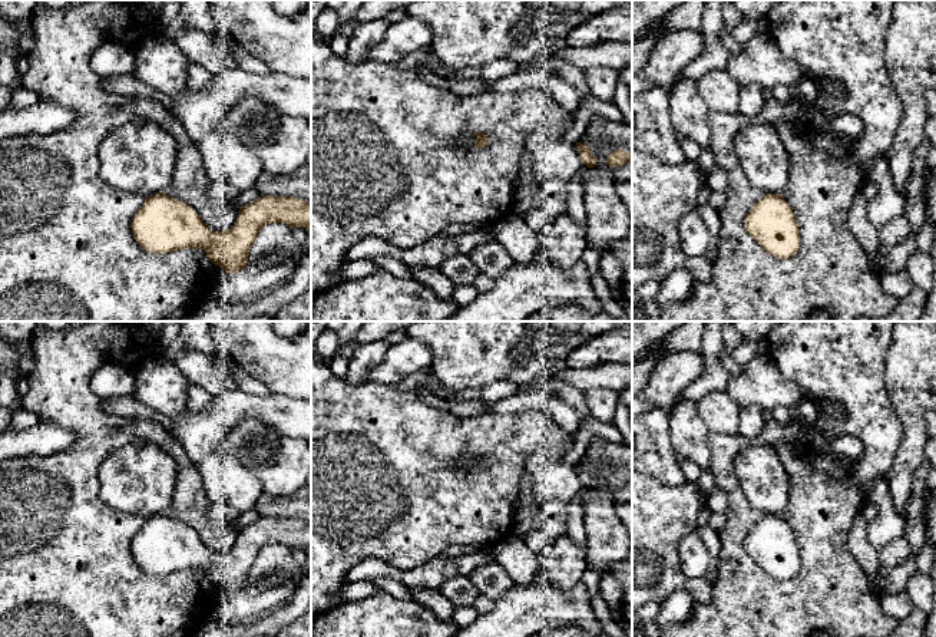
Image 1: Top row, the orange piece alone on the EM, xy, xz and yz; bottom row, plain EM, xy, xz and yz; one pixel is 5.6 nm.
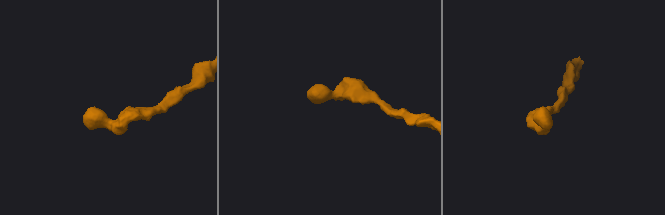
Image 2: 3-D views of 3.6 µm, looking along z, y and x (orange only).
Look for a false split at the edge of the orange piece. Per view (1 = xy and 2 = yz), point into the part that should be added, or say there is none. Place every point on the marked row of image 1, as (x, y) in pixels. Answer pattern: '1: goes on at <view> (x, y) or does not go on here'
1: does not go on here
2: does not go on here

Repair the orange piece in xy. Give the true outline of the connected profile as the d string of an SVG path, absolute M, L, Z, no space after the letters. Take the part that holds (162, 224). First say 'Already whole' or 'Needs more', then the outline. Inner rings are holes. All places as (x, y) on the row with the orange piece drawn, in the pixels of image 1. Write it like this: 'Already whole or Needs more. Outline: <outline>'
Already whole. Outline: M158 192L145 198L130 228L136 242L149 253L201 248L225 273L237 273L247 267L249 248L259 230L271 222L311 231L311 202L294 197L261 195L239 208L229 230L212 231L186 202Z

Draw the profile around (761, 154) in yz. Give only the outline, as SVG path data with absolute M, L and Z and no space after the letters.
M753 123L737 132L737 161L748 182L764 194L780 194L788 181L788 155L777 131Z

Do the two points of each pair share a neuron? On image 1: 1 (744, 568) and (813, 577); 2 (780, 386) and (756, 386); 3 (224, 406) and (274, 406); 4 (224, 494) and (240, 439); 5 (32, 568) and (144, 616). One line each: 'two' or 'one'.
1: one
2: one
3: one
4: two
5: one

